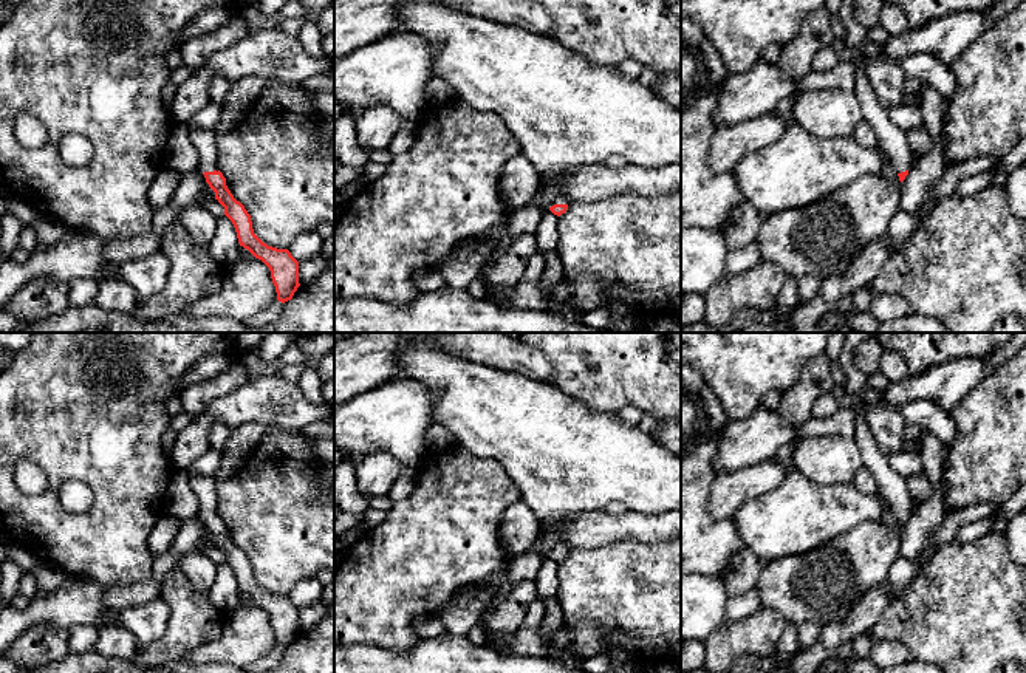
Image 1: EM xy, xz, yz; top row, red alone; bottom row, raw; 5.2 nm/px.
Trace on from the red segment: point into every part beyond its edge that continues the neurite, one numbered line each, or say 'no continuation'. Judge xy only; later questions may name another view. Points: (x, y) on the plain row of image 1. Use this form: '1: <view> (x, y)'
1: xy (205, 486)

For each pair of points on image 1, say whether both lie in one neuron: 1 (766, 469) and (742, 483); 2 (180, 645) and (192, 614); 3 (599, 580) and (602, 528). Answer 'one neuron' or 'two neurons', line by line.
1: one neuron
2: one neuron
3: two neurons

